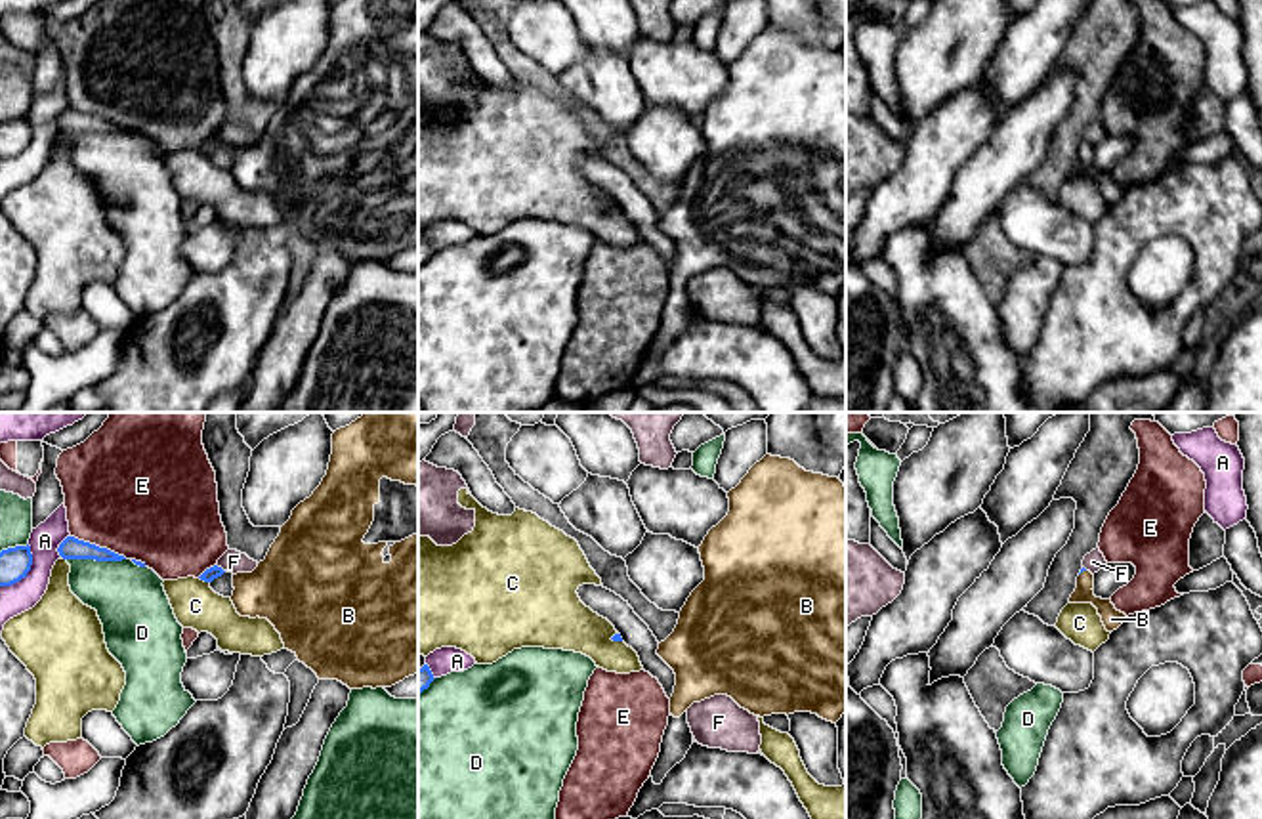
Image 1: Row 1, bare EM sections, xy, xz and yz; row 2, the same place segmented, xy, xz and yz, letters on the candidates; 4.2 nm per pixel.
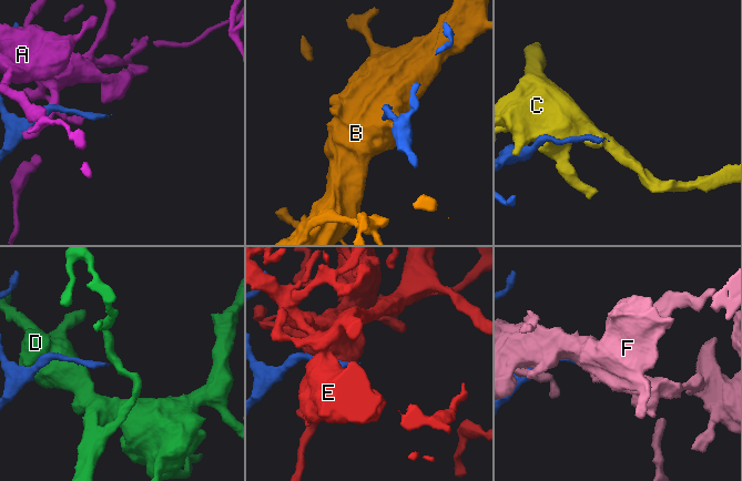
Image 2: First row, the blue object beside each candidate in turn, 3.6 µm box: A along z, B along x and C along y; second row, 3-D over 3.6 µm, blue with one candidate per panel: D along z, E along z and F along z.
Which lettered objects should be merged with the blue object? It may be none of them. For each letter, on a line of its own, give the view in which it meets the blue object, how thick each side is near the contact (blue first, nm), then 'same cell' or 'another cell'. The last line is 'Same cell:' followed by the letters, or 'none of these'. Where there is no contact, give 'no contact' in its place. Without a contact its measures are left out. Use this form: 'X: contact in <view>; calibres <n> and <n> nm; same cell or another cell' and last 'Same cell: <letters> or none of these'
A: contact in xy; calibres 130 and 130 nm; another cell
B: contact in yz; calibres 20 and 90 nm; same cell
C: contact in xy; calibres 60 and 190 nm; another cell
D: contact in xy; calibres 100 and 300 nm; another cell
E: contact in xy; calibres 100 and 480 nm; another cell
F: contact in xy; calibres 60 and 100 nm; another cell
Same cell: B

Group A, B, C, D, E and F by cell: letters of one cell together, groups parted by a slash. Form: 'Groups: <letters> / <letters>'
Groups: A / B / C / D / E / F

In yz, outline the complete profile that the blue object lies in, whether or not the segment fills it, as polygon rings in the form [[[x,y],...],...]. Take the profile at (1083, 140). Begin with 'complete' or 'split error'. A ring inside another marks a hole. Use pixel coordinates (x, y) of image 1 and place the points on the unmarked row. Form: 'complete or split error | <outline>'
split error | [[[1083,139],[1081,147],[1077,149],[1077,160],[1071,166],[1069,176],[1092,176],[1098,181],[1098,187],[1102,189],[1105,202],[1117,202],[1126,191],[1126,187],[1117,183],[1111,172],[1096,170],[1092,160],[1094,147]]]

